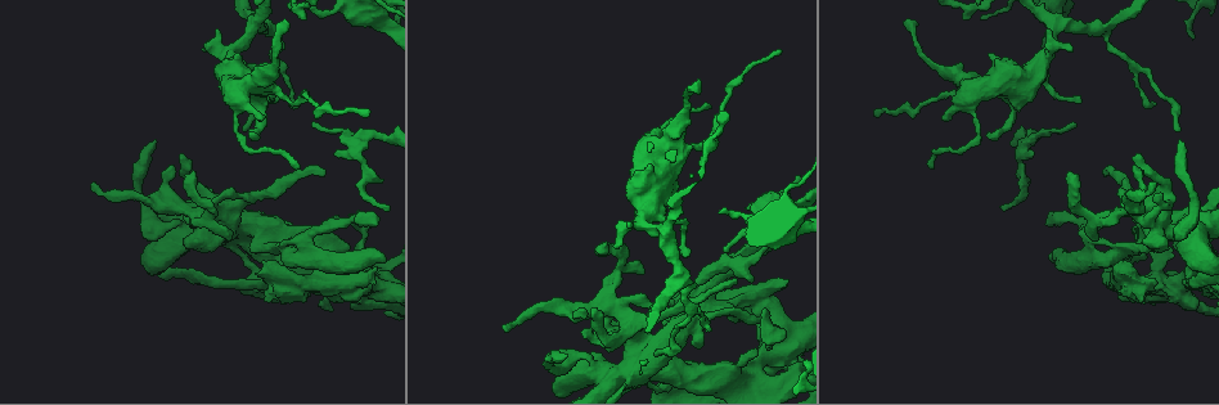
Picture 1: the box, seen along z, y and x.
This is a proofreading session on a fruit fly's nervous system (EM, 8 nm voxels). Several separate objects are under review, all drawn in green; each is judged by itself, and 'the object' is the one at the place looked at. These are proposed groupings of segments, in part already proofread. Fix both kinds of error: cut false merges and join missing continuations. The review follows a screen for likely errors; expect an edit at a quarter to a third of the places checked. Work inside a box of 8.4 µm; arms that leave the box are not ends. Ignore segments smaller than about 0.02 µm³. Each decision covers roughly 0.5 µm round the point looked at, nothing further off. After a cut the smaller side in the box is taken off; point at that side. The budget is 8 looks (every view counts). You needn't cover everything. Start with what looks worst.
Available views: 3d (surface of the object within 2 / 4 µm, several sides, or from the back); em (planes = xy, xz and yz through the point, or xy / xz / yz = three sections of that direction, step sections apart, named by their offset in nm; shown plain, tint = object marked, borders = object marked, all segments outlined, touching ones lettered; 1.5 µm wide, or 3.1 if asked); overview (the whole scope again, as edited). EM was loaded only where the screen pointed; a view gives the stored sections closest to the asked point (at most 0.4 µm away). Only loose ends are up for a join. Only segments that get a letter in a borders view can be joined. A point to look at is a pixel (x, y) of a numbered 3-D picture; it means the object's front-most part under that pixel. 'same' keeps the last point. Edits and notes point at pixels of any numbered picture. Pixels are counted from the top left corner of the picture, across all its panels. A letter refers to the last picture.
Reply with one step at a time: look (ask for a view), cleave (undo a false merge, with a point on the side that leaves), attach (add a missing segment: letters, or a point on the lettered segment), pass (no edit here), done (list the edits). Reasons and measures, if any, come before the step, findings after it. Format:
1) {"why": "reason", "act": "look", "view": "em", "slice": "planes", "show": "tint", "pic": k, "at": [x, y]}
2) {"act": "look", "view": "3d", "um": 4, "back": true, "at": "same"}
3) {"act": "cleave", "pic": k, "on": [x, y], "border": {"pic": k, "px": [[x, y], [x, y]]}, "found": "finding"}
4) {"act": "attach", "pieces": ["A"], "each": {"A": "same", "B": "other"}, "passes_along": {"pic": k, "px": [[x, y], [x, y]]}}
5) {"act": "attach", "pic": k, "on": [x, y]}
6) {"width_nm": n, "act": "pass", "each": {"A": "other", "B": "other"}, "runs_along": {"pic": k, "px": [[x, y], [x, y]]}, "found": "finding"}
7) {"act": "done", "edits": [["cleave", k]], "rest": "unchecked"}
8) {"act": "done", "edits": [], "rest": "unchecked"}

{"why": "stops while still wide", "act": "look", "view": "3d", "um": 2, "pic": 1, "at": [260, 117]}

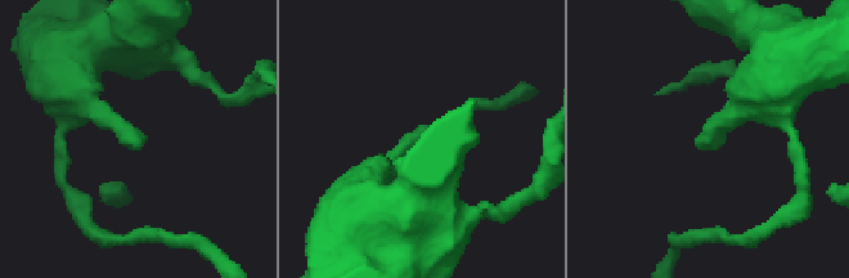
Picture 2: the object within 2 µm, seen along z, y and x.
{"why": "shape alone is not enough", "act": "look", "view": "em", "slice": "planes", "show": "borders", "pic": 2, "at": [136, 145]}

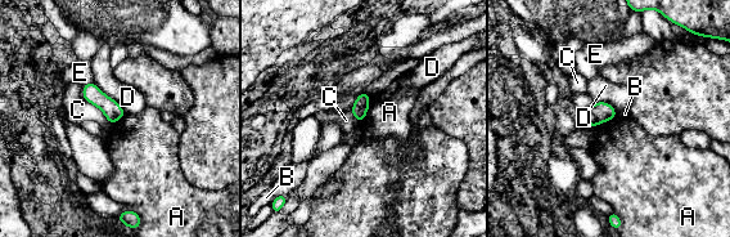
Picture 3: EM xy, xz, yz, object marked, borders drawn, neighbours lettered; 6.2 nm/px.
{"act": "pass", "each": {"A": "other", "B": "other", "C": "other", "D": "other", "E": "other"}, "found": "no lettered segment goes on from it"}

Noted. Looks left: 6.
{"why": "an open end", "act": "look", "view": "3d", "um": 4, "back": true, "pic": 1, "at": [1074, 122]}

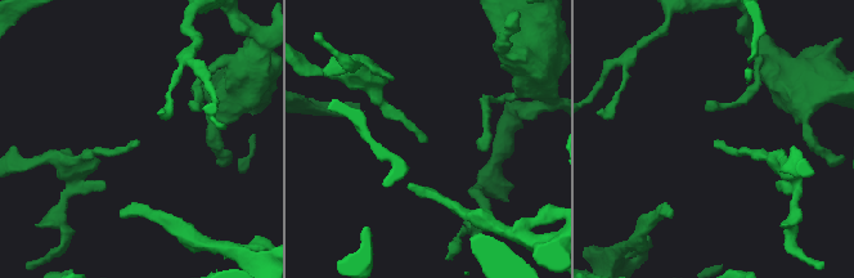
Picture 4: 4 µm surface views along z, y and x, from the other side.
{"why": "shape alone is not enough", "act": "look", "view": "em", "slice": "xy", "step": 8, "show": "tint", "pic": 4, "at": [716, 144]}

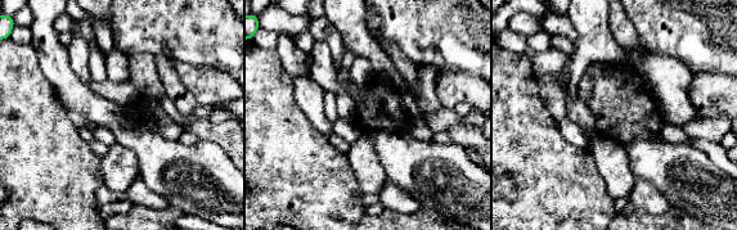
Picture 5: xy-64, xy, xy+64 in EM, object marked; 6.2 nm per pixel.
{"why": "cut it another way", "act": "look", "view": "em", "slice": "planes", "show": "borders", "at": "same"}

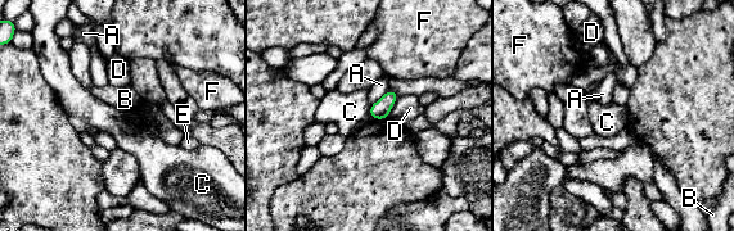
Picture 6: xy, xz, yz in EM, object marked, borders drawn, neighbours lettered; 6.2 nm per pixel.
{"act": "pass", "each": {"A": "other", "B": "other", "C": "other", "D": "other", "E": "other", "F": "other"}, "border": {"pic": 6, "px": [[369, 105], [369, 113], [373, 118]]}, "found": "none of them fits"}

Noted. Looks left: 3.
{"why": "an open end", "act": "look", "view": "3d", "um": 4, "back": true, "pic": 1, "at": [203, 48]}

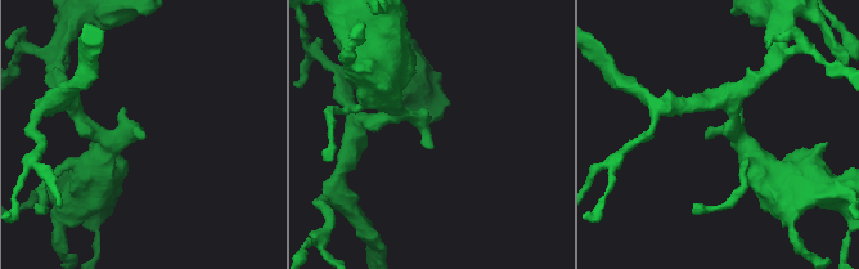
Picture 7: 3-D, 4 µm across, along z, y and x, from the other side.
{"why": "now the EM", "act": "look", "view": "em", "slice": "xz", "step": 8, "show": "borders", "pic": 7, "at": [709, 137]}

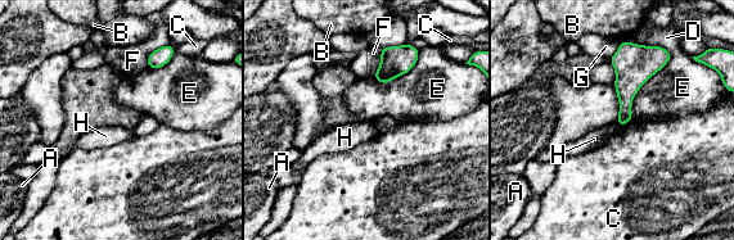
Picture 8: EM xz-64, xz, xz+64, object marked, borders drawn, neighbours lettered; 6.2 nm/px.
{"why": "another direction", "act": "look", "view": "em", "slice": "planes", "show": "borders", "at": "same"}

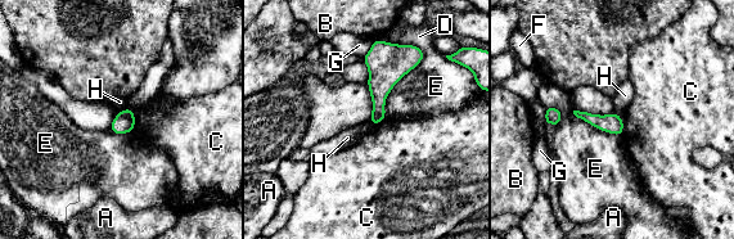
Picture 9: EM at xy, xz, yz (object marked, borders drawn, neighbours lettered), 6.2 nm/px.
{"act": "pass", "each": {"A": "other", "B": "other", "C": "other", "D": "other", "E": "other", "F": "other", "G": "other", "H": "other"}, "border": {"pic": 9, "px": [[572, 111], [598, 129], [621, 136]]}, "found": "none of them fits"}

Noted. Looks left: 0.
{"act": "done", "edits": [], "rest": "unchecked"}

